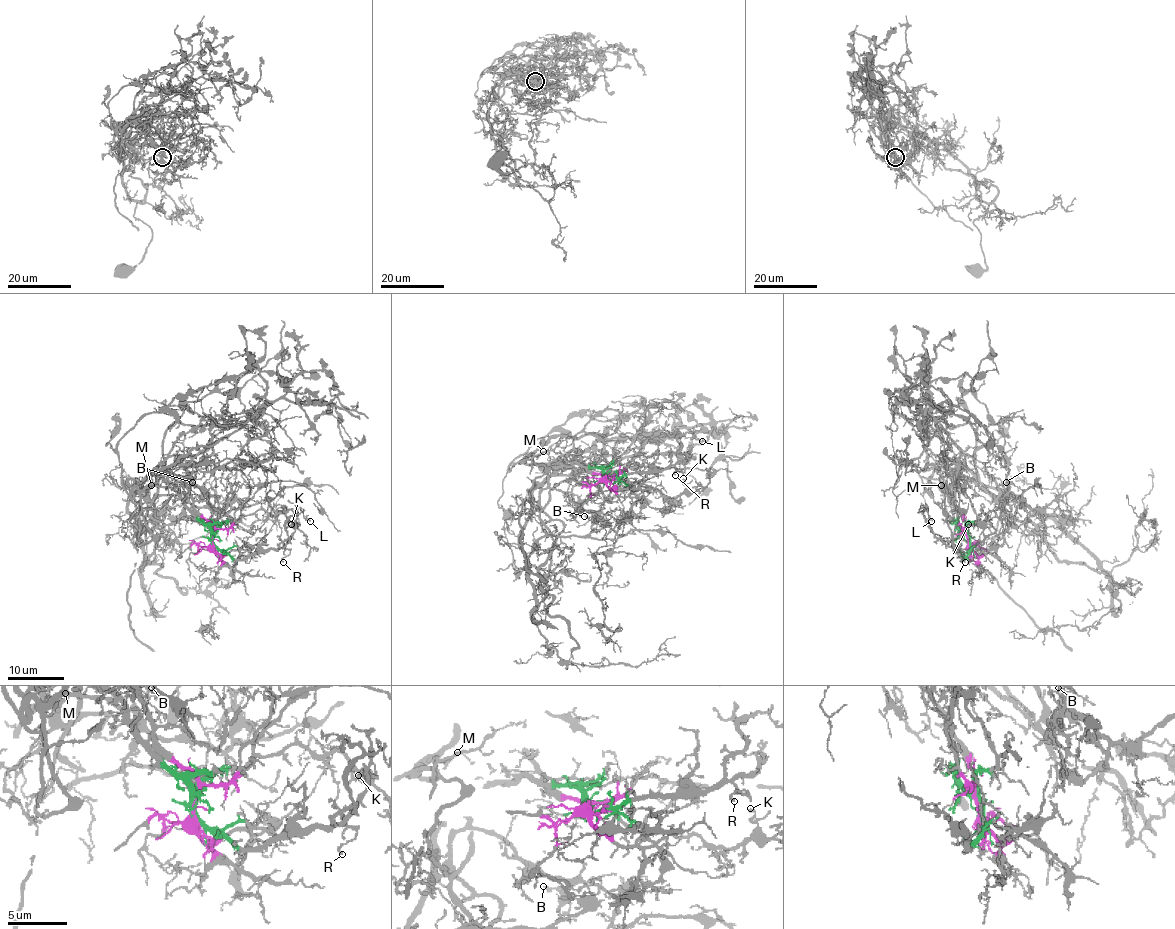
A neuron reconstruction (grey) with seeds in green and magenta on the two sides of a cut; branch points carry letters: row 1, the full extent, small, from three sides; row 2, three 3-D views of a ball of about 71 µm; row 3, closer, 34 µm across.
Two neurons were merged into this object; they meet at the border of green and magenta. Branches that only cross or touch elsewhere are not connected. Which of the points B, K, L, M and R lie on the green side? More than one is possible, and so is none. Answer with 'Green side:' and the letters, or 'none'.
Green side: B, K, L, M, R

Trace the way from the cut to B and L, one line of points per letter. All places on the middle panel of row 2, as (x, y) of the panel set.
B: (604, 479), (598, 468), (576, 462), (547, 469), (550, 486), (576, 505), (600, 512), (584, 516)
L: (604, 479), (663, 469), (680, 448), (678, 437), (683, 433), (693, 430), (692, 434), (702, 441)

